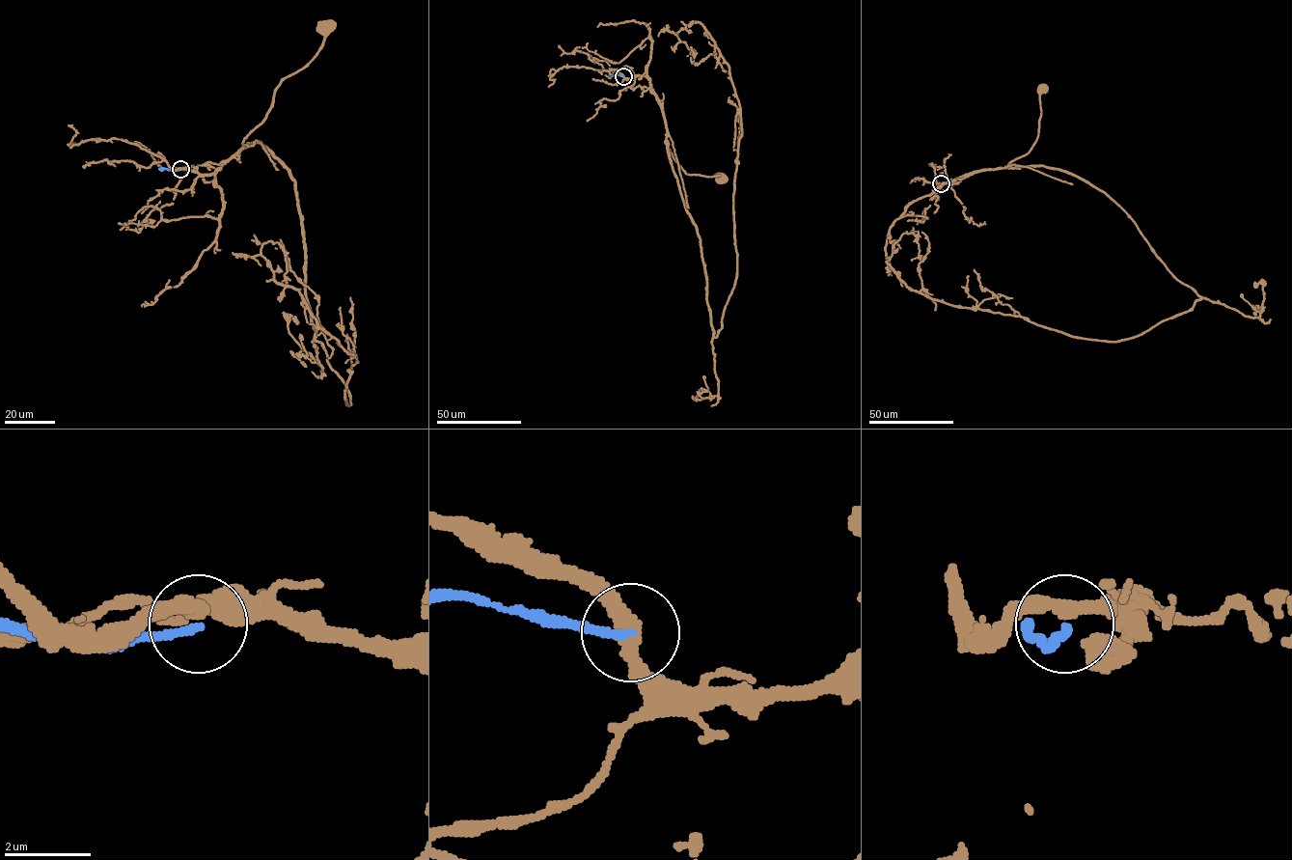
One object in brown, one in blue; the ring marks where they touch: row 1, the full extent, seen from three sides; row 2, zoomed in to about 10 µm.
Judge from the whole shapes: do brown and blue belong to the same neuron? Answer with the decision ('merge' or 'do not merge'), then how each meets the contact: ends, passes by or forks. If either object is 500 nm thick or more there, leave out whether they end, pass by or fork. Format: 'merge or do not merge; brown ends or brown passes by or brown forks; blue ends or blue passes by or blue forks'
do not merge; brown passes by; blue ends

